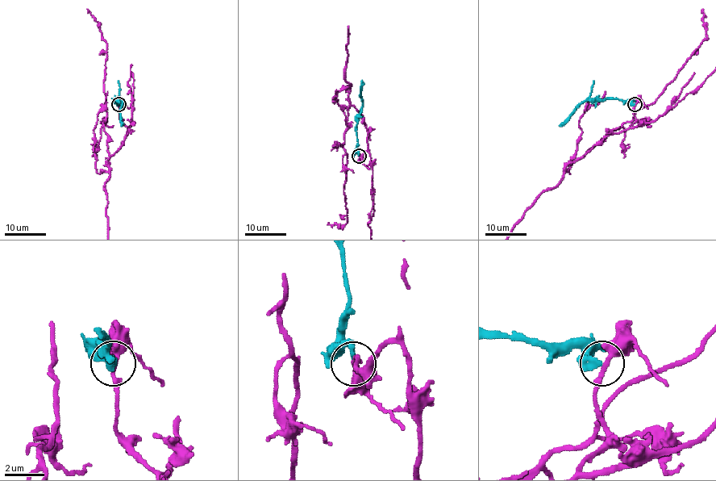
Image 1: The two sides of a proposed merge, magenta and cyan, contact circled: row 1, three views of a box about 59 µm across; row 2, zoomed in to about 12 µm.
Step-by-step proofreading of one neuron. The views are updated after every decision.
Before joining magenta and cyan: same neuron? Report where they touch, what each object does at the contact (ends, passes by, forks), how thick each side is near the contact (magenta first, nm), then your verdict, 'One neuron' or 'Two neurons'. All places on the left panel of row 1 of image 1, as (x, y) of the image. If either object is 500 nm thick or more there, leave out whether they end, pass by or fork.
Place: (118, 104). At the ring magenta passes by. At the ring cyan ends. Thickness 260 nm (magenta) against 320 nm. Two neurons

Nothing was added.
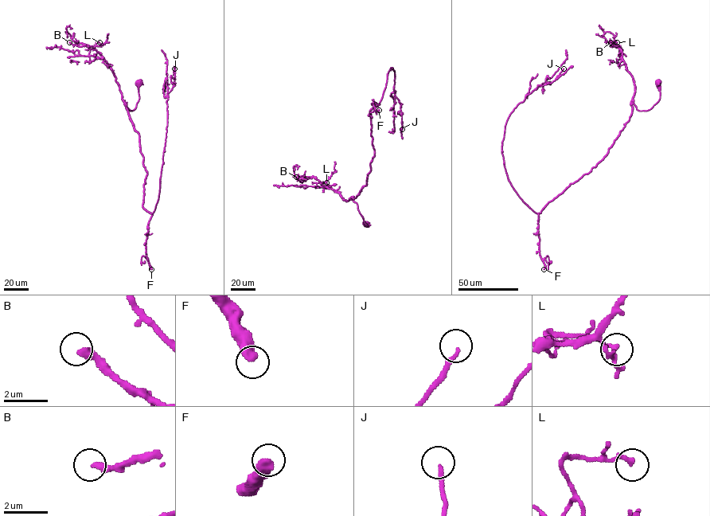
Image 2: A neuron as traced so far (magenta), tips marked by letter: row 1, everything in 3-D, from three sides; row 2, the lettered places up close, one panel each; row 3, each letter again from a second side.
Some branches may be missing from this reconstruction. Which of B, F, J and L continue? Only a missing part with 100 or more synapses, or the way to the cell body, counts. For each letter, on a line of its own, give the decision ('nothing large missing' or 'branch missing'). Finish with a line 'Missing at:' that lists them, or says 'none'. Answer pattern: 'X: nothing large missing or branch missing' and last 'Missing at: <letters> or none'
B: nothing large missing
F: branch missing
J: nothing large missing
L: nothing large missing
Missing at: F

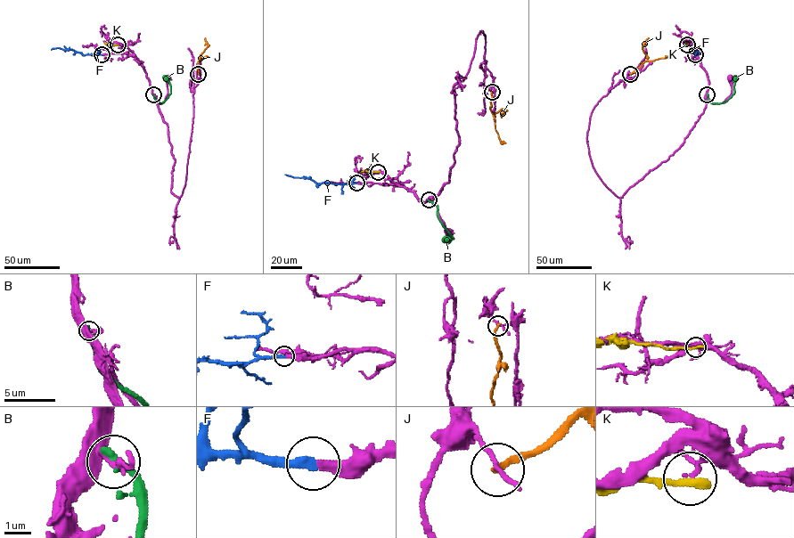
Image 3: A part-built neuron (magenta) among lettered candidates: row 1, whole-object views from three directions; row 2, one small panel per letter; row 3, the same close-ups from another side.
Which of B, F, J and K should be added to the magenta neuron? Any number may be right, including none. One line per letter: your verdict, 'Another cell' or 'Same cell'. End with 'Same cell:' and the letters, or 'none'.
B: Another cell
F: Same cell
J: Another cell
K: Another cell
Same cell: F

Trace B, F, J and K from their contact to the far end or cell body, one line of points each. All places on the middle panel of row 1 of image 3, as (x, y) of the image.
B: (429, 199), (437, 206), (437, 216), (453, 238), (443, 240)
F: (356, 183), (317, 183), (306, 177), (285, 175)
J: (491, 92), (490, 109), (494, 116), (504, 109), (502, 118)
K: (378, 172), (359, 172)

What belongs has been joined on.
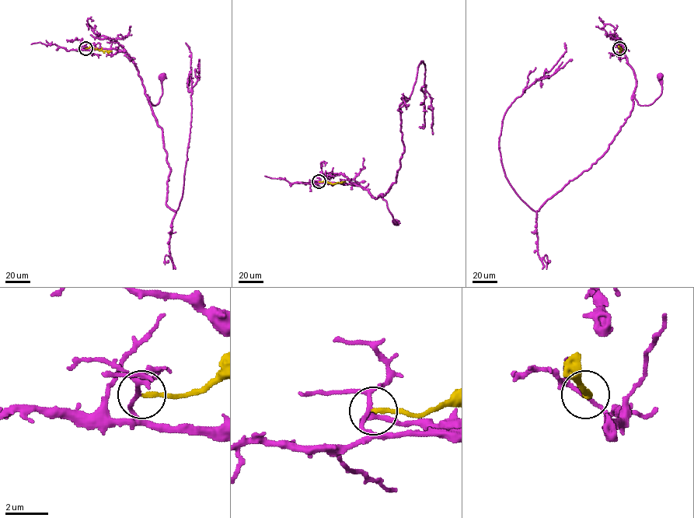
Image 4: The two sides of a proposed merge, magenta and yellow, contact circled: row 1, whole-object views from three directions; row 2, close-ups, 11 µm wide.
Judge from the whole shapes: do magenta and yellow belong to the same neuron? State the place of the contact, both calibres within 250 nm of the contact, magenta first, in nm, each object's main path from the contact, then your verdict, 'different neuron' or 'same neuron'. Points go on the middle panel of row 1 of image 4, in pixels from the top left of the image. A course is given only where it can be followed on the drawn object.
at (319, 181); 140 nm thick on the magenta side, 200 nm on the other; magenta runs (319, 181), (353, 183), (366, 189), (374, 197), (381, 194), (395, 222); yellow runs (319, 181), (335, 183), (345, 181); different neuron

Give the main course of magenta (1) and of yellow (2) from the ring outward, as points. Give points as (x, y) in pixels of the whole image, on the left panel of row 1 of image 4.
1: (85, 48), (114, 48), (125, 53), (138, 71), (144, 95), (153, 106), (158, 103), (162, 92), (162, 77)
2: (85, 48), (92, 47), (111, 51)

